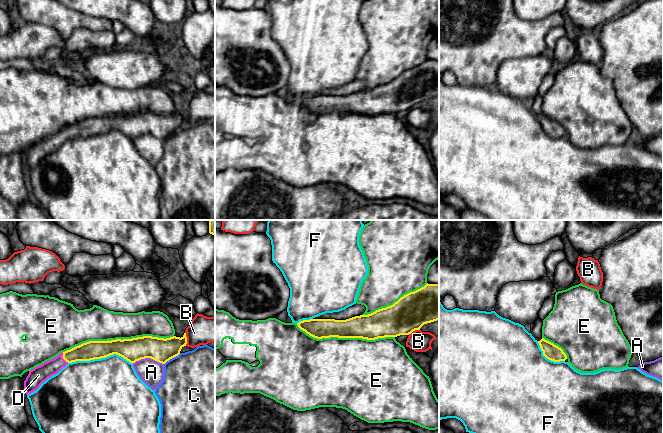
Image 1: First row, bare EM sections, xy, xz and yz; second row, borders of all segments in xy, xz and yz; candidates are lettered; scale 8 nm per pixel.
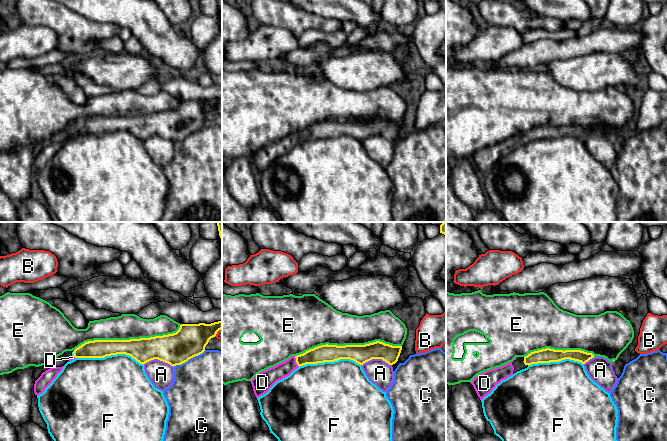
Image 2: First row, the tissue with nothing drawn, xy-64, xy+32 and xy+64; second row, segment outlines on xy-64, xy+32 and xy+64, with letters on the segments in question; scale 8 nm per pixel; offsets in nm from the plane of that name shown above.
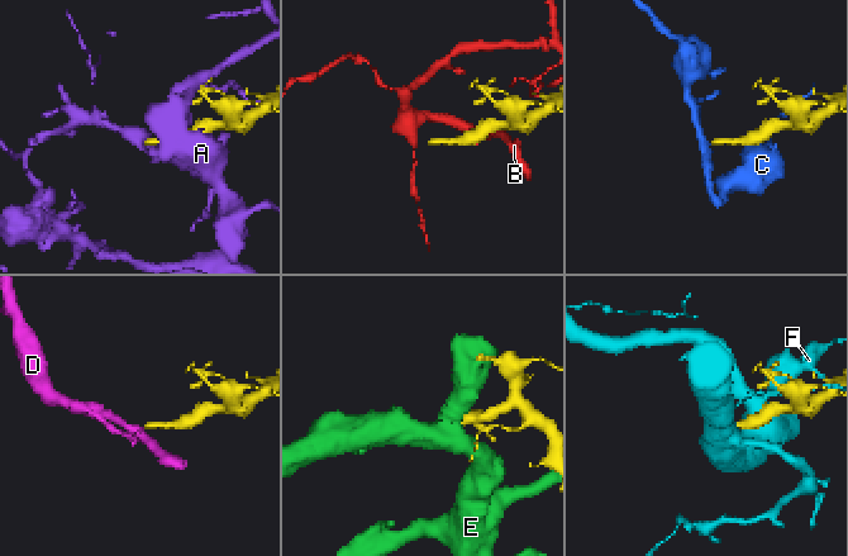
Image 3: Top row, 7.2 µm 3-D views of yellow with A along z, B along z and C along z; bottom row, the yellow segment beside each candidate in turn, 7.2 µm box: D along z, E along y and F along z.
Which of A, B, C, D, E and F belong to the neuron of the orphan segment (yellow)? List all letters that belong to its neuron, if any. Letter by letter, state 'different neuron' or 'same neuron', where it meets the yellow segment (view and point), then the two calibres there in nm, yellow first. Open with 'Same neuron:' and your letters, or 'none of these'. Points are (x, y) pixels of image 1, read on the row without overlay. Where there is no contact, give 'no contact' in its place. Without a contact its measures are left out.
Same neuron: D
A: different neuron; contact xy (148, 133); calibres 190 and 200 nm
B: different neuron; contact xy (186, 115); calibres 190 and 220 nm
C: different neuron; contact xy (172, 133); calibres 190 and 480 nm
D: same neuron; contact xy (63, 134); calibres 150 and 140 nm
E: different neuron; contact xy (118, 115); calibres 190 and 280 nm
F: different neuron; contact xy (100, 134); calibres 170 and 500 nm

